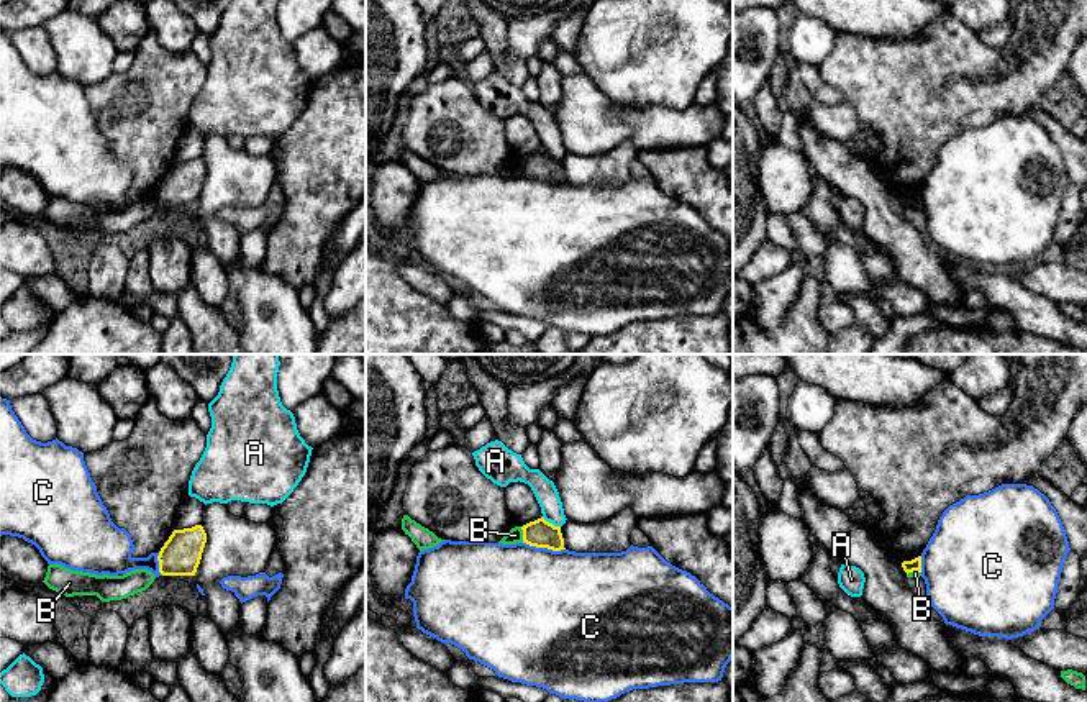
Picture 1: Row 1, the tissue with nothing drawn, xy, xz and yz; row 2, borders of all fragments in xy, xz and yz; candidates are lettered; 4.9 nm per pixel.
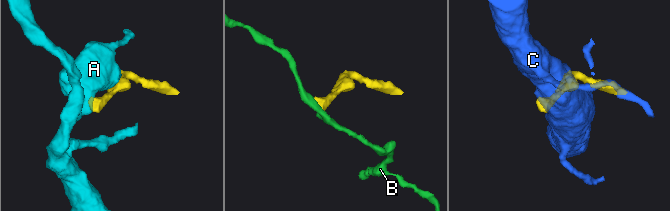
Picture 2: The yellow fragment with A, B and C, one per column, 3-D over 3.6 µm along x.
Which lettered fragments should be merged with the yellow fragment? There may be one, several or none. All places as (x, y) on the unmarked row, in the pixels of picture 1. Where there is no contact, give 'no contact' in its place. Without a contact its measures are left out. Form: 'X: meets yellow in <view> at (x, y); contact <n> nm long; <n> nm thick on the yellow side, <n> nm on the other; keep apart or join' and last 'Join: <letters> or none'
A: meets yellow in xz at (551, 156); contact 110 nm long; 140 nm thick on the yellow side, 120 nm on the other; keep apart
B: meets yellow in xz at (523, 168); contact 80 nm long; 140 nm thick on the yellow side, 80 nm on the other; keep apart
C: meets yellow in xz at (545, 179); contact 220 nm long; 140 nm thick on the yellow side, 480 nm on the other; keep apart
Join: none

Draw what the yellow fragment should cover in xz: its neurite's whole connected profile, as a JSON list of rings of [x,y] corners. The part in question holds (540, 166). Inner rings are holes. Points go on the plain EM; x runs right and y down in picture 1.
[[[543,149],[521,159],[523,176],[536,180],[548,180],[553,184],[561,184],[564,180],[564,171],[561,159],[554,159]]]

